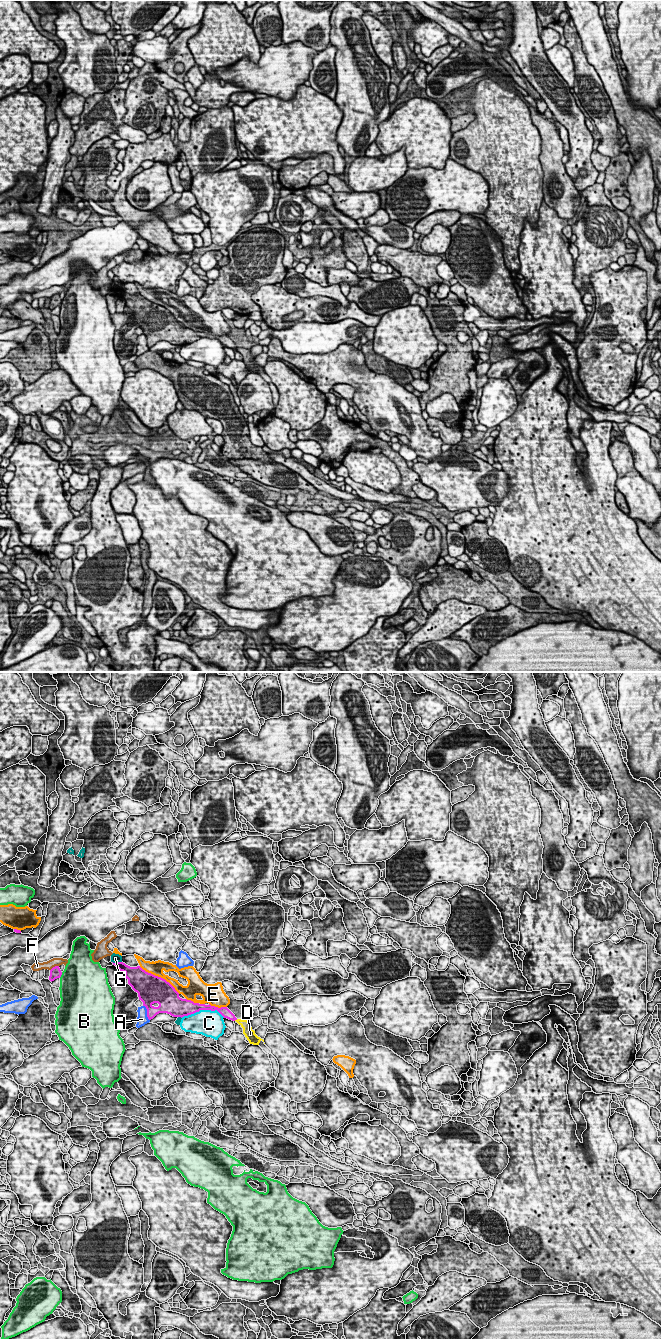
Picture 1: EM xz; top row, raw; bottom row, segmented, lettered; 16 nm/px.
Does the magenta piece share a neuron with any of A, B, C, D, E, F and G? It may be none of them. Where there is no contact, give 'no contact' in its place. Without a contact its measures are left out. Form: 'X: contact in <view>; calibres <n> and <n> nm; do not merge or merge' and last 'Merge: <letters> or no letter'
A: contact in xz; calibres 240 and 190 nm; do not merge
B: contact in xz; calibres 180 and 480 nm; do not merge
C: contact in xz; calibres 240 and 420 nm; do not merge
D: contact in xz; calibres 160 and 160 nm; merge
E: contact in xz; calibres 460 and 240 nm; do not merge
F: contact in xz; calibres 180 and 140 nm; do not merge
G: contact in xz; calibres 160 and 140 nm; do not merge
Merge: D

